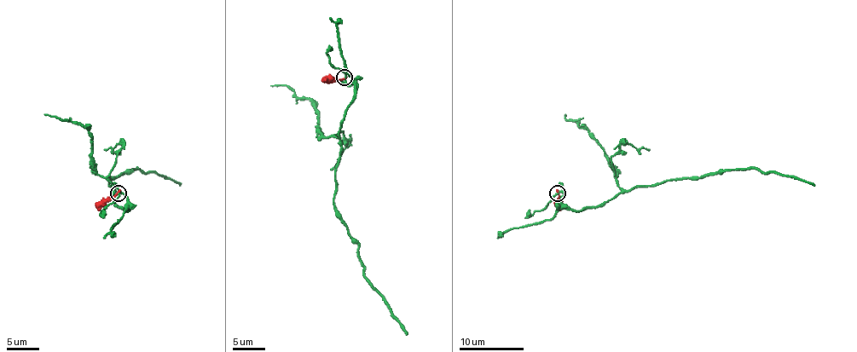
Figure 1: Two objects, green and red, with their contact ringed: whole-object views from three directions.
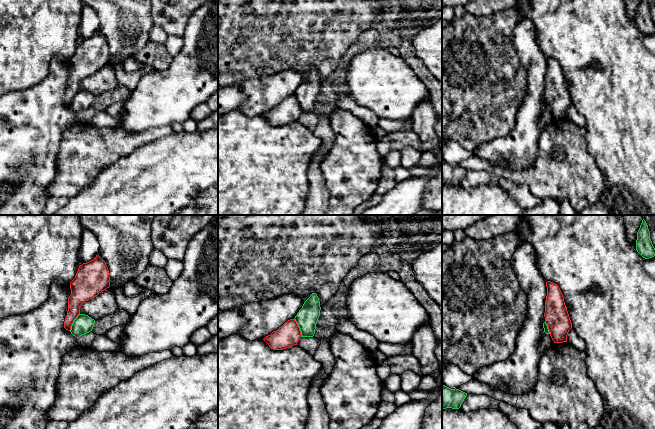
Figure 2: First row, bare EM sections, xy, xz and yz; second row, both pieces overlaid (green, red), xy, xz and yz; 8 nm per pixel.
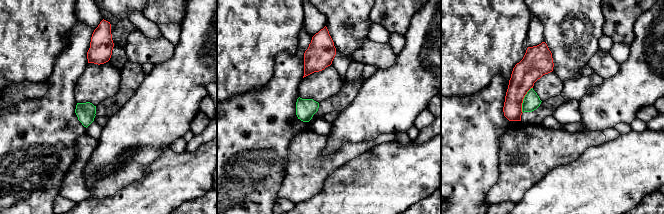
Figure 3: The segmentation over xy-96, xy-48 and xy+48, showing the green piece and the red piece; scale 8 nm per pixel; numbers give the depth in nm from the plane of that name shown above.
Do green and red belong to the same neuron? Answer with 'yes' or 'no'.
no

